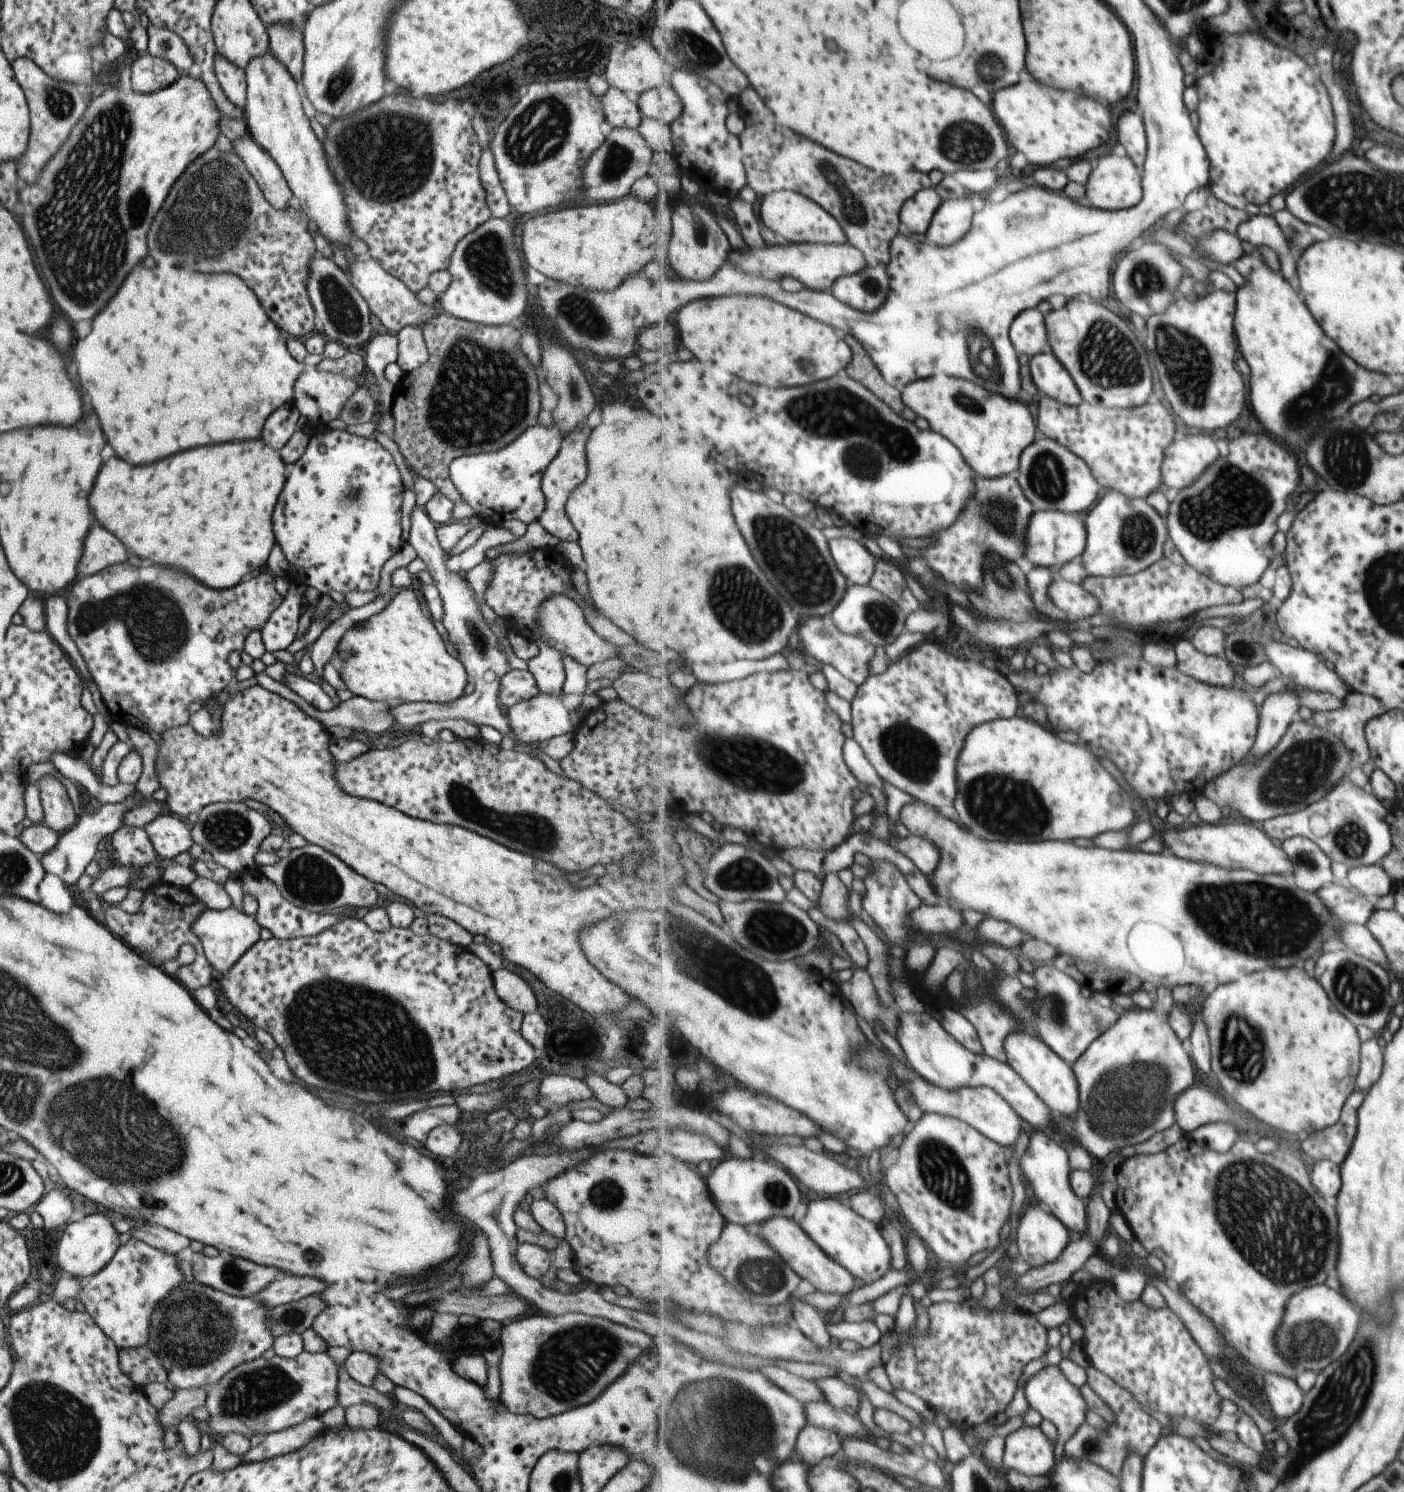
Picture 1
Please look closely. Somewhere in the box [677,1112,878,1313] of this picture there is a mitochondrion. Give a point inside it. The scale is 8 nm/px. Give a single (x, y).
(759, 1276)

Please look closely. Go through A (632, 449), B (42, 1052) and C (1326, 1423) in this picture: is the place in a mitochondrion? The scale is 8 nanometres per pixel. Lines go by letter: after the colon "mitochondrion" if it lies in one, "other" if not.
A: other
B: mitochondrion
C: mitochondrion

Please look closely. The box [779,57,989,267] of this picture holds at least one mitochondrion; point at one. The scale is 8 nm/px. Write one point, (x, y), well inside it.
(854, 210)

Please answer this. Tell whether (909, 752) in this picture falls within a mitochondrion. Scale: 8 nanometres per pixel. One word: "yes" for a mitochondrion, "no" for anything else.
yes

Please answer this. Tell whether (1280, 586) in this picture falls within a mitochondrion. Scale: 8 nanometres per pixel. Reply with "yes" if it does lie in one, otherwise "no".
no

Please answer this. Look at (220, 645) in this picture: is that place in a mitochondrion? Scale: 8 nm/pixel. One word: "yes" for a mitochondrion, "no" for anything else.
no

